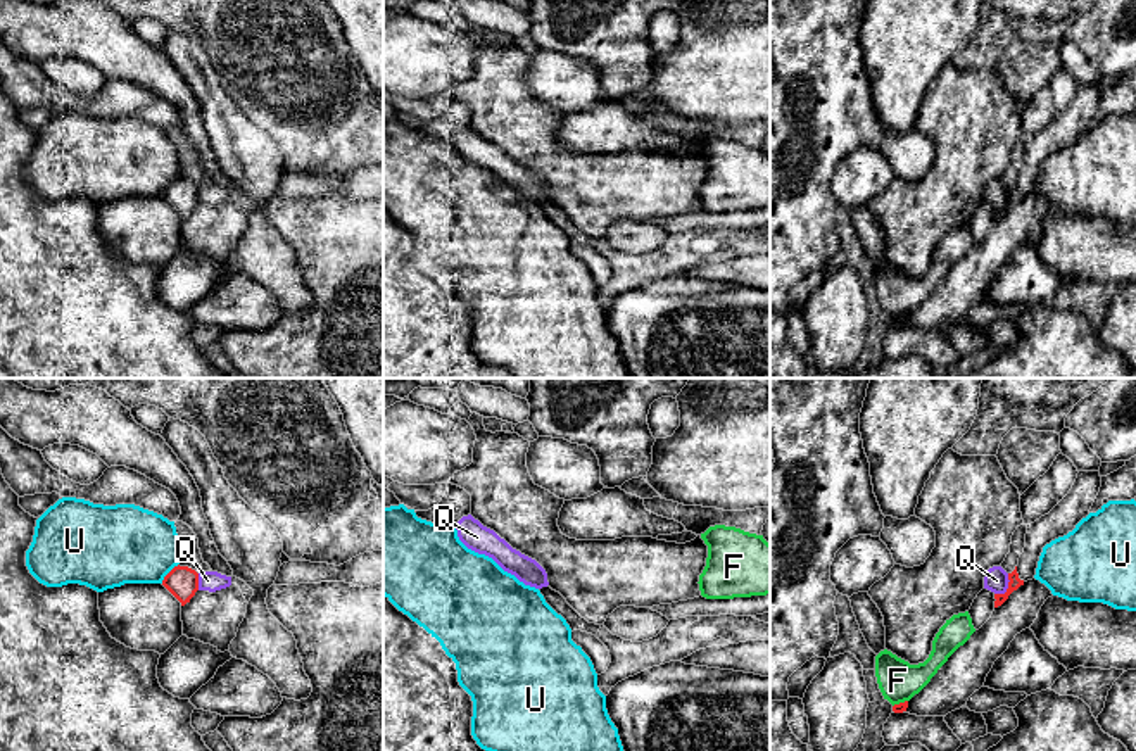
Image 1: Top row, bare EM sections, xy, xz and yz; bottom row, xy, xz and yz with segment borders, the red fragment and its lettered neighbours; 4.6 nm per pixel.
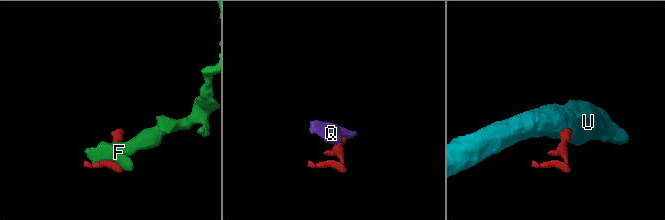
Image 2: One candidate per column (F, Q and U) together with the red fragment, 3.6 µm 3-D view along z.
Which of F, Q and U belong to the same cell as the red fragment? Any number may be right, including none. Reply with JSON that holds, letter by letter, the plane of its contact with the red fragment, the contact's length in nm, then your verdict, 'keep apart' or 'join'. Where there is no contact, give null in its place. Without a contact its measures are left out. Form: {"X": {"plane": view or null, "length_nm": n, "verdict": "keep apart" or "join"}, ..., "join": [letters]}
{"F": {"plane": "yz", "length_nm": 80, "verdict": "keep apart"}, "Q": {"plane": "yz", "length_nm": 120, "verdict": "keep apart"}, "U": {"plane": "xy", "length_nm": 130, "verdict": "keep apart"}, "join": []}

